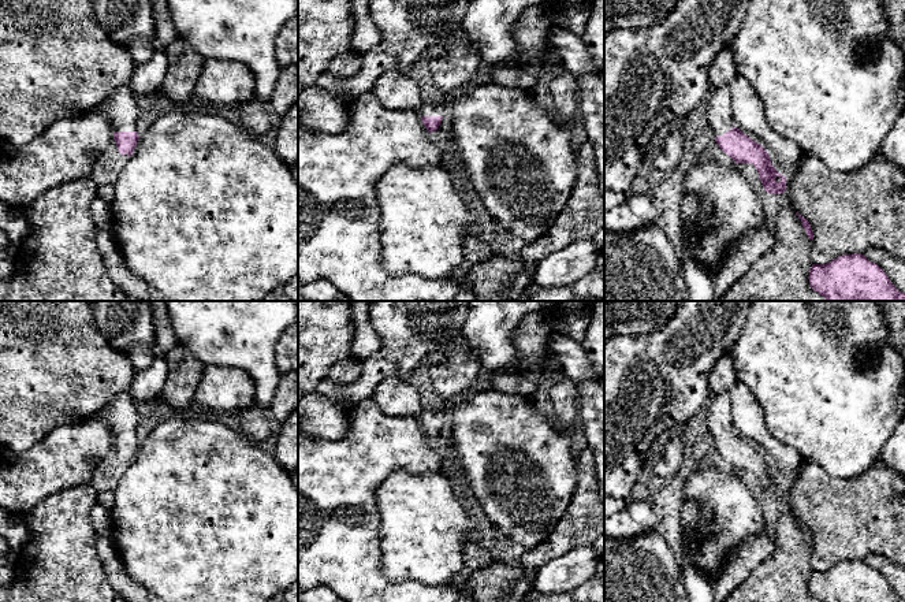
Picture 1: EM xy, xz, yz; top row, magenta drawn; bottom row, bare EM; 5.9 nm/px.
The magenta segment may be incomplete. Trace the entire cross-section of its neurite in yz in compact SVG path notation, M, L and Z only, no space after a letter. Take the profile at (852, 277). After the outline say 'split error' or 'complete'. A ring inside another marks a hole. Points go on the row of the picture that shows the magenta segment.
M861 253L842 254L827 264L812 264L809 286L826 301L905 301L875 263Z | complete

